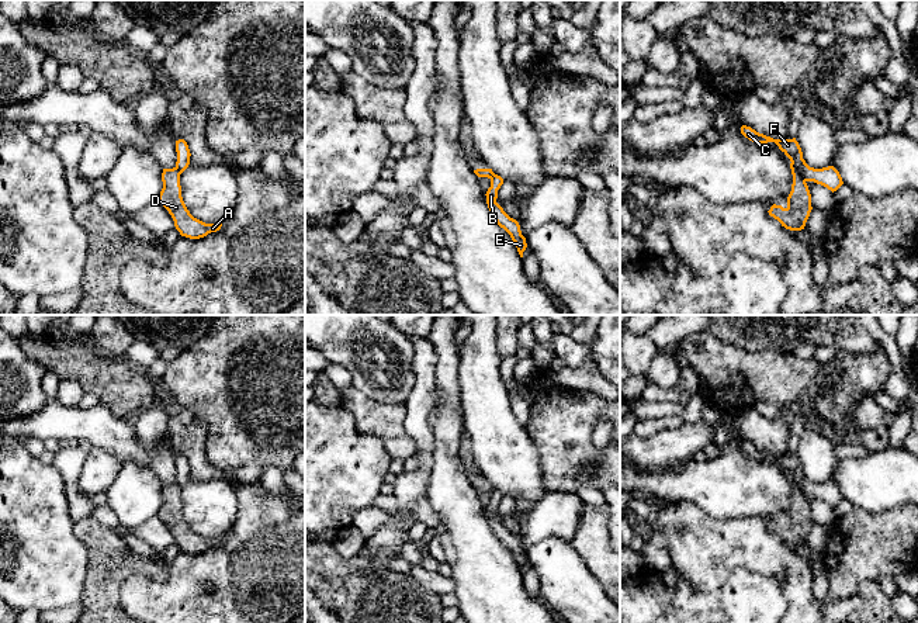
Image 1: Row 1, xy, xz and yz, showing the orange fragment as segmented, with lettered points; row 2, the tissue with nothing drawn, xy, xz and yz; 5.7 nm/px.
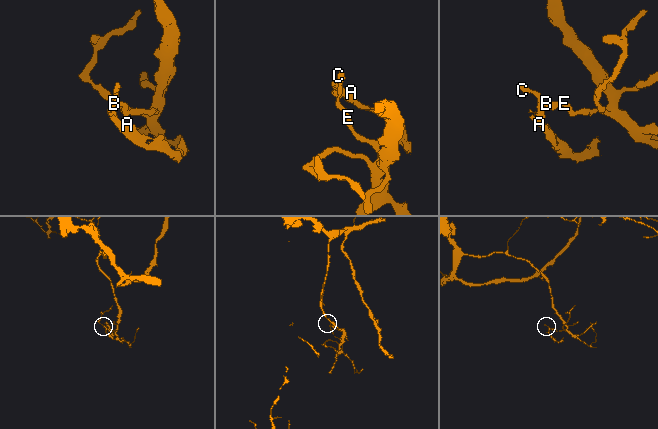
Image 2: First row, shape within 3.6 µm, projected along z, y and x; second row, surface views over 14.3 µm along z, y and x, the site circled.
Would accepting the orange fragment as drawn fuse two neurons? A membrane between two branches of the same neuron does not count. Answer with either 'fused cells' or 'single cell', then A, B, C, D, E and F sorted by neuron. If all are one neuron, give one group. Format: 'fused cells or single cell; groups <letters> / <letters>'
fused cells; groups A D / B C E F

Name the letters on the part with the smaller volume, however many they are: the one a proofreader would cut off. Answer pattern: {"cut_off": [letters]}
{"cut_off": ["A", "D"]}

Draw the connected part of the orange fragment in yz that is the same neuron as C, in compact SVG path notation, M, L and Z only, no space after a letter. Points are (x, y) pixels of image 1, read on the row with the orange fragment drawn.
M746 125L741 127L741 134L756 143L775 142L779 146L779 149L790 159L791 167L796 169L806 181L814 181L817 184L821 184L832 193L843 184L839 172L834 166L822 169L810 167L803 159L803 152L796 138L773 139L770 136L756 132L755 129Z

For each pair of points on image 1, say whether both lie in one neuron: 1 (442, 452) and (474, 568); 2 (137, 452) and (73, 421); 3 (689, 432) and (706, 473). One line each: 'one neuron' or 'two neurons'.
1: one neuron
2: one neuron
3: two neurons

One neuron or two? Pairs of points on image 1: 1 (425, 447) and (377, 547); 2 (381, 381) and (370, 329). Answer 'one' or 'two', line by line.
1: one
2: one

